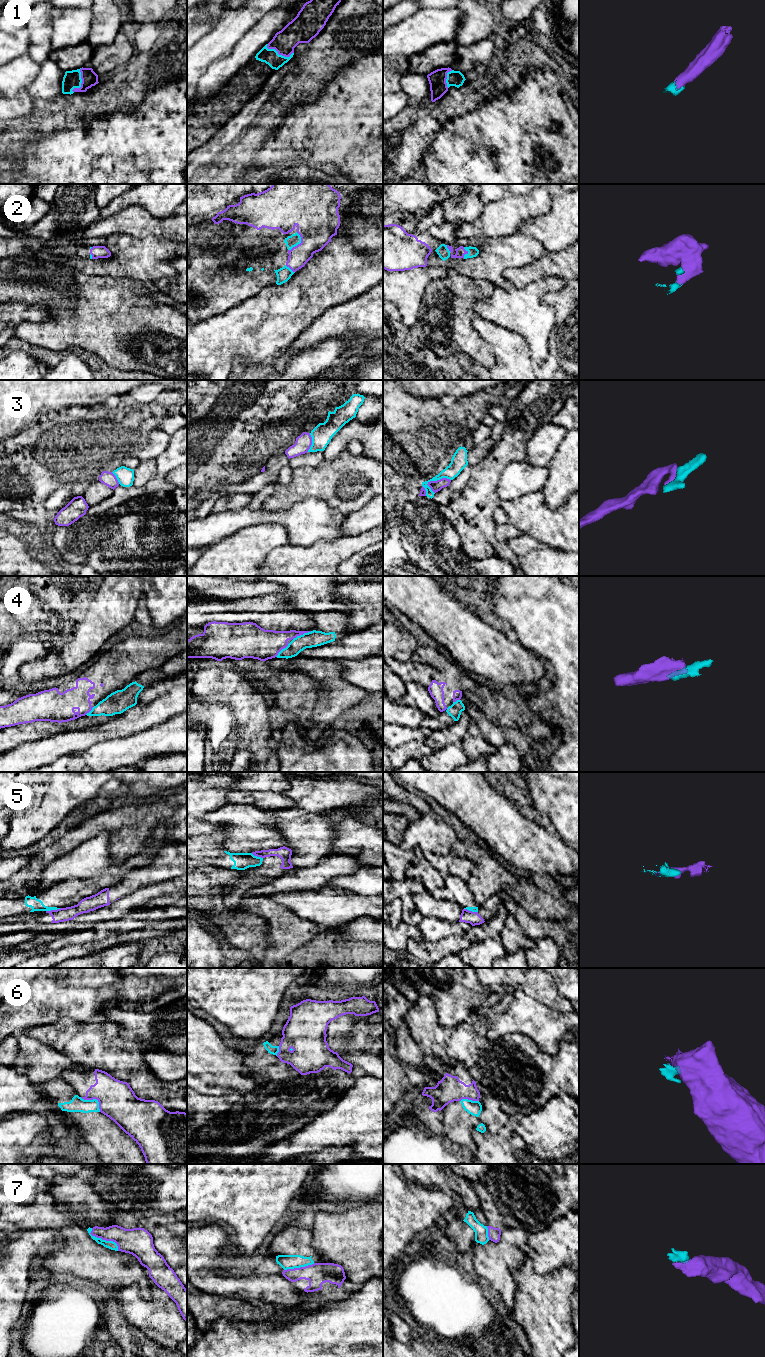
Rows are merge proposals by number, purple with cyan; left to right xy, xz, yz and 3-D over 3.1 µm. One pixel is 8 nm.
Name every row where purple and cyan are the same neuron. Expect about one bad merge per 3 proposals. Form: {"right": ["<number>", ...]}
{"right": ["1", "2"]}

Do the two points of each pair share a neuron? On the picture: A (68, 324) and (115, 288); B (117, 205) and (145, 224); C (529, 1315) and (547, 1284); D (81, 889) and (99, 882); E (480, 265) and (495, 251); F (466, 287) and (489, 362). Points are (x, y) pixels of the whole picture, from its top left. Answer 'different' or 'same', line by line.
A: same
B: different
C: same
D: same
E: same
F: same

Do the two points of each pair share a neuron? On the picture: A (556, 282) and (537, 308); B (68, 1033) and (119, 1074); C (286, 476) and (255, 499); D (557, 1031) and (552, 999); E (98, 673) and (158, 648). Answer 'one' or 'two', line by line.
A: one
B: one
C: one
D: two
E: one

